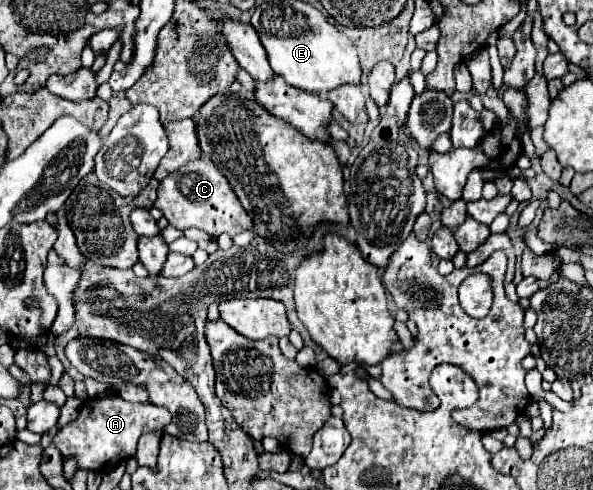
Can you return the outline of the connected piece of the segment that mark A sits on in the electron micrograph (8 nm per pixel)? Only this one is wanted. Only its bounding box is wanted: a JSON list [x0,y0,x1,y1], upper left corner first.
[52,395,170,471]

